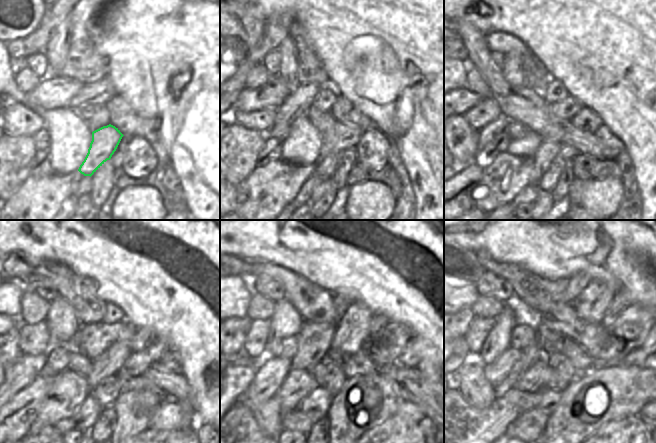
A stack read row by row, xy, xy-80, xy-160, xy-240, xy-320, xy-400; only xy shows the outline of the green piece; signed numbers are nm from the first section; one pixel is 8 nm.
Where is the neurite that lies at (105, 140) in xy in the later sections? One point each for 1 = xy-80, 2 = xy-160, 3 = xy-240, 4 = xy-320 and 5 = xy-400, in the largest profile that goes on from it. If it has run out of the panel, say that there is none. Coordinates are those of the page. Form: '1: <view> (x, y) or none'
1: xy-80 (341, 137)
2: xy-160 (587, 121)
3: xy-240 (144, 337)
4: xy-320 (378, 322)
5: xy-400 (618, 303)

